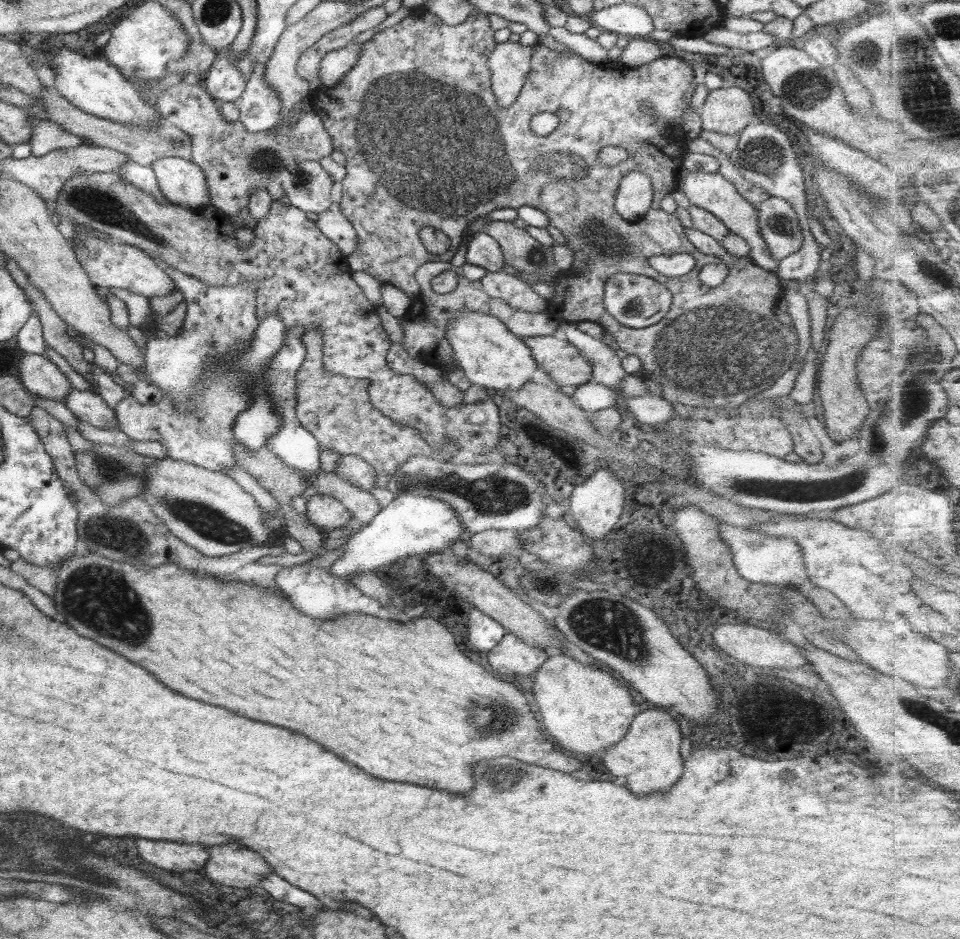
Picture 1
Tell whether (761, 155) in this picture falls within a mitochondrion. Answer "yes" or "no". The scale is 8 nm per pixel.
yes

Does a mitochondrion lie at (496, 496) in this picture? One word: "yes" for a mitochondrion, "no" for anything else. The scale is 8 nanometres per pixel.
yes

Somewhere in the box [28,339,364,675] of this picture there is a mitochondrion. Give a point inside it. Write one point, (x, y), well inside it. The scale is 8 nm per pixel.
(93, 595)

